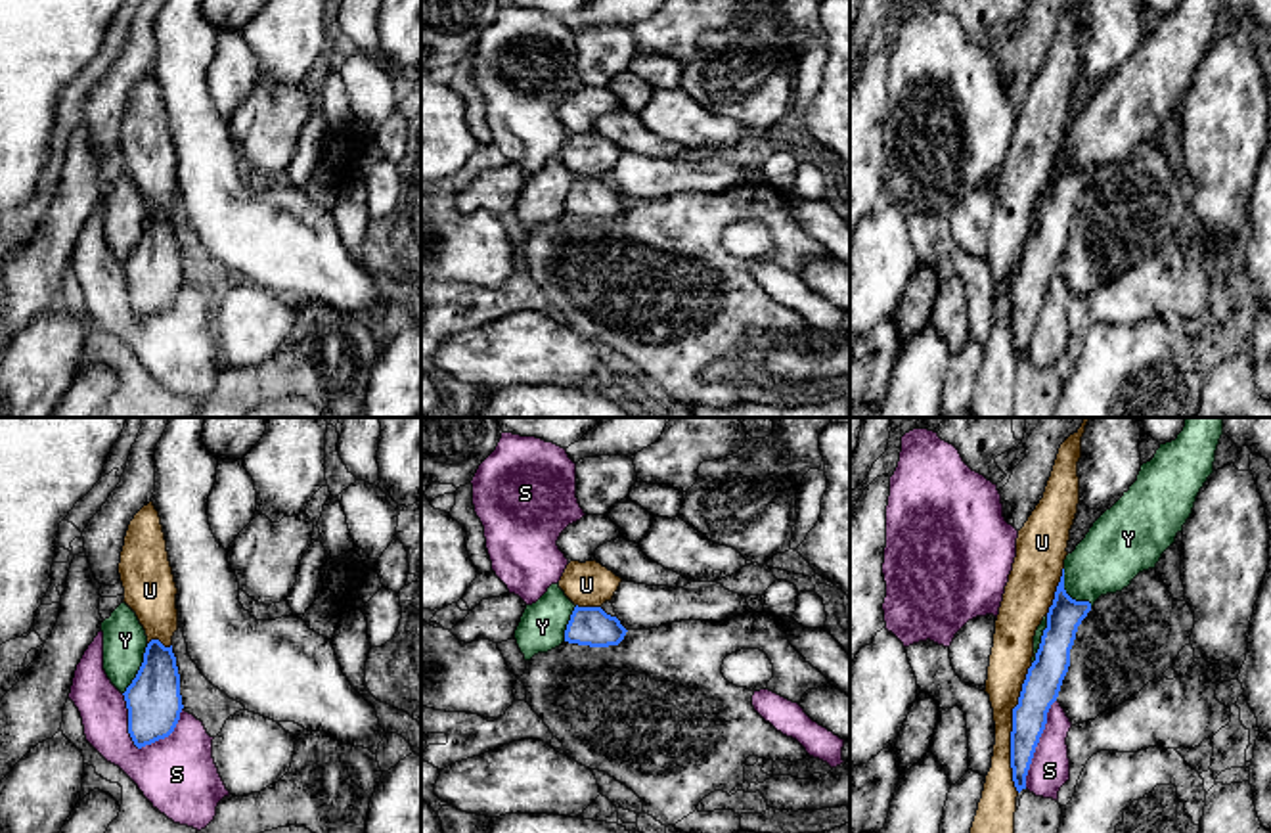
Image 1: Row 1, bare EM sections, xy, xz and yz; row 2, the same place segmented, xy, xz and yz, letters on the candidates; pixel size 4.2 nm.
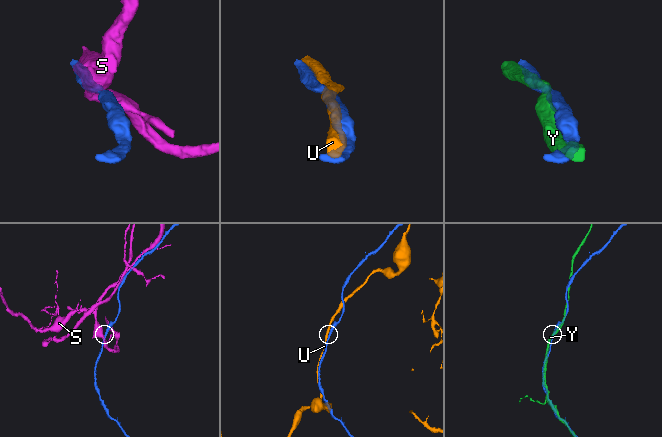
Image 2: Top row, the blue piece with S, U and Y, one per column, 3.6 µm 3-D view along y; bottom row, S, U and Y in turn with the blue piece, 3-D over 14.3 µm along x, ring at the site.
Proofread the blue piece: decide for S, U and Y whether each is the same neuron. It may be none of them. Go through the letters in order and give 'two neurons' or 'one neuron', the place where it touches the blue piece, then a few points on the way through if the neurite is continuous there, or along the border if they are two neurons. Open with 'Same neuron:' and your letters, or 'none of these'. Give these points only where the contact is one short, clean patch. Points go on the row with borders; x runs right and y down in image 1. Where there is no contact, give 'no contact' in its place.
Same neuron: none of these
S: two neurons; contact xy (133, 740)
U: two neurons; contact yz (1013, 728)
Y: two neurons; contact yz (1067, 594)

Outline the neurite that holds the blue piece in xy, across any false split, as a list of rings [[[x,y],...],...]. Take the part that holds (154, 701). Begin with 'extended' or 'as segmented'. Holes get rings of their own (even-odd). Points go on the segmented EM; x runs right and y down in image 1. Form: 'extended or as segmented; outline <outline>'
as segmented; outline [[[151,640],[136,678],[123,695],[128,733],[138,749],[168,737],[184,709],[172,645],[165,647],[159,640]]]

